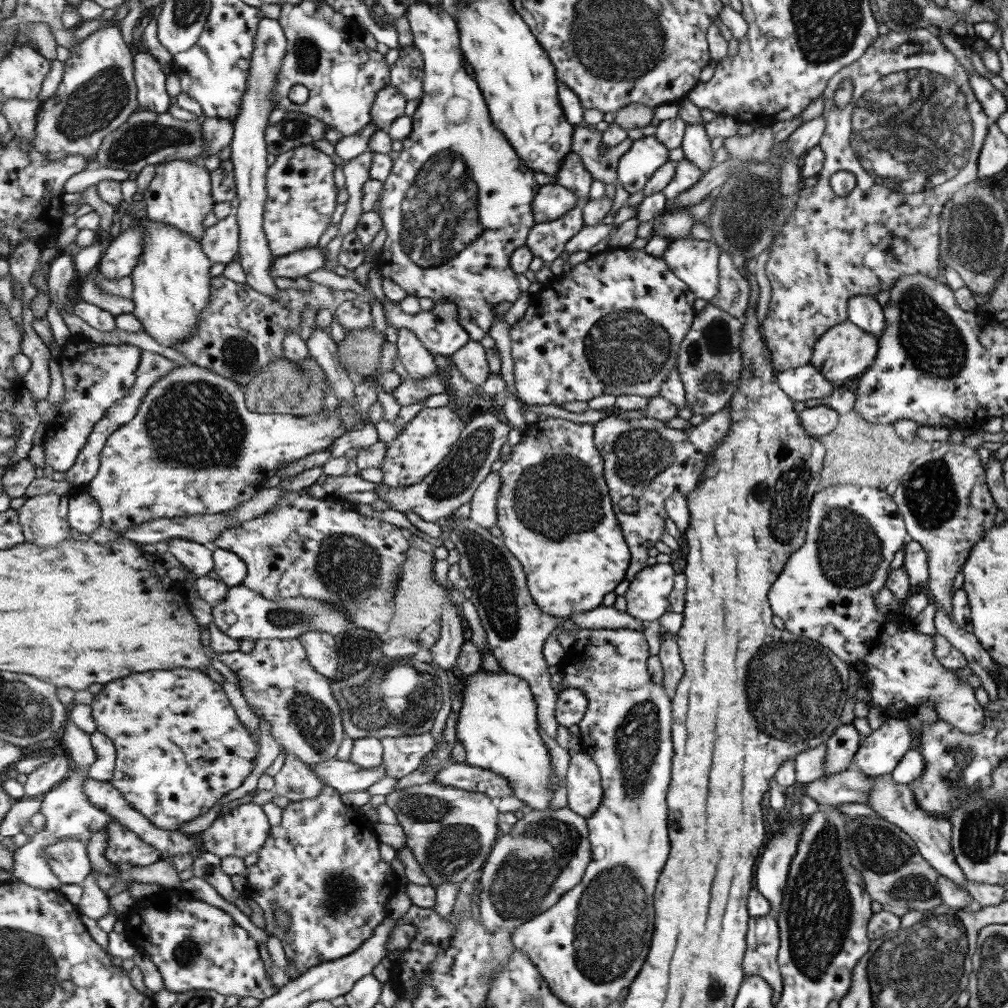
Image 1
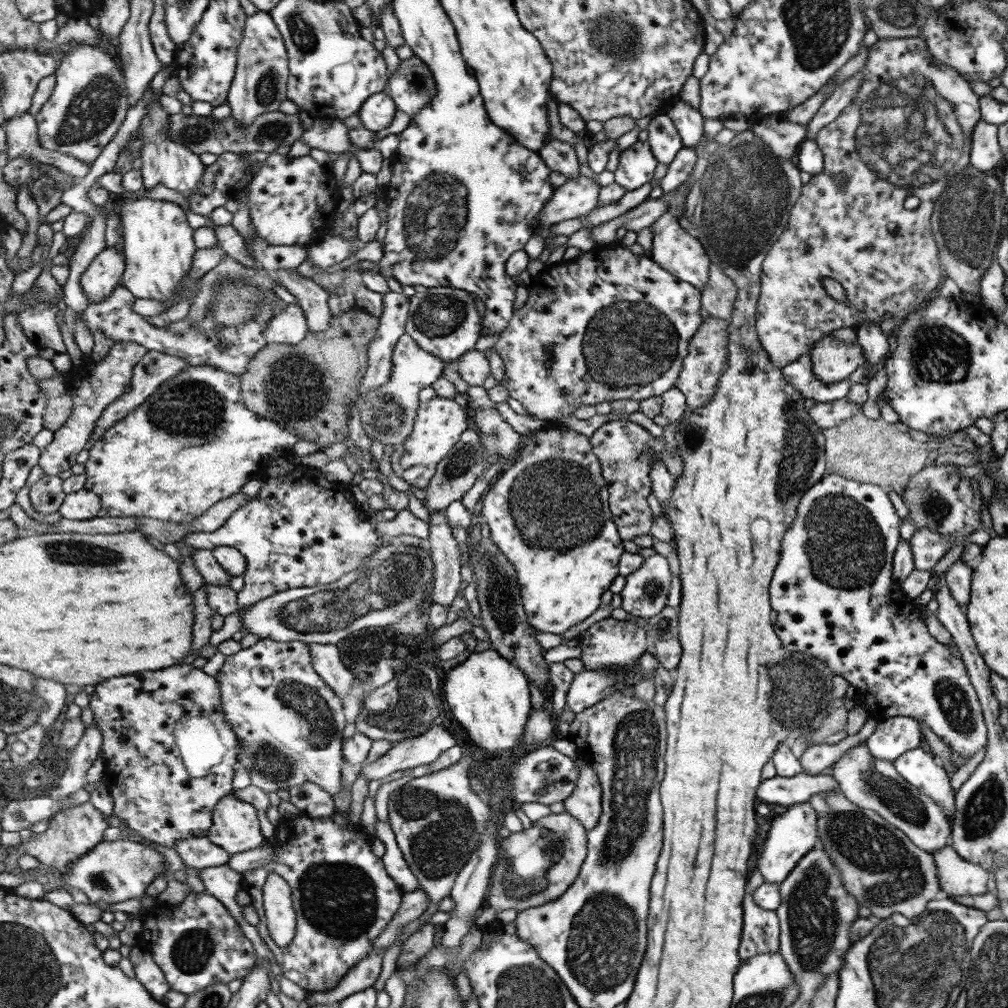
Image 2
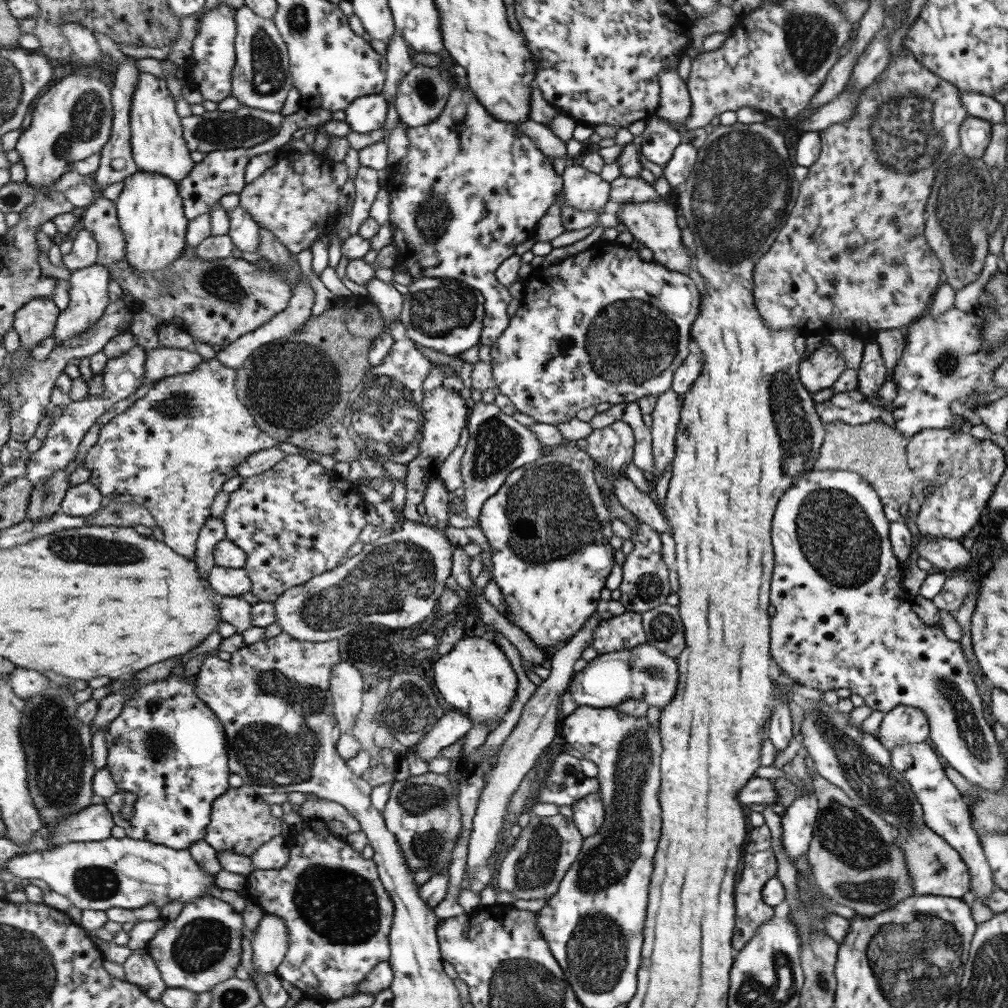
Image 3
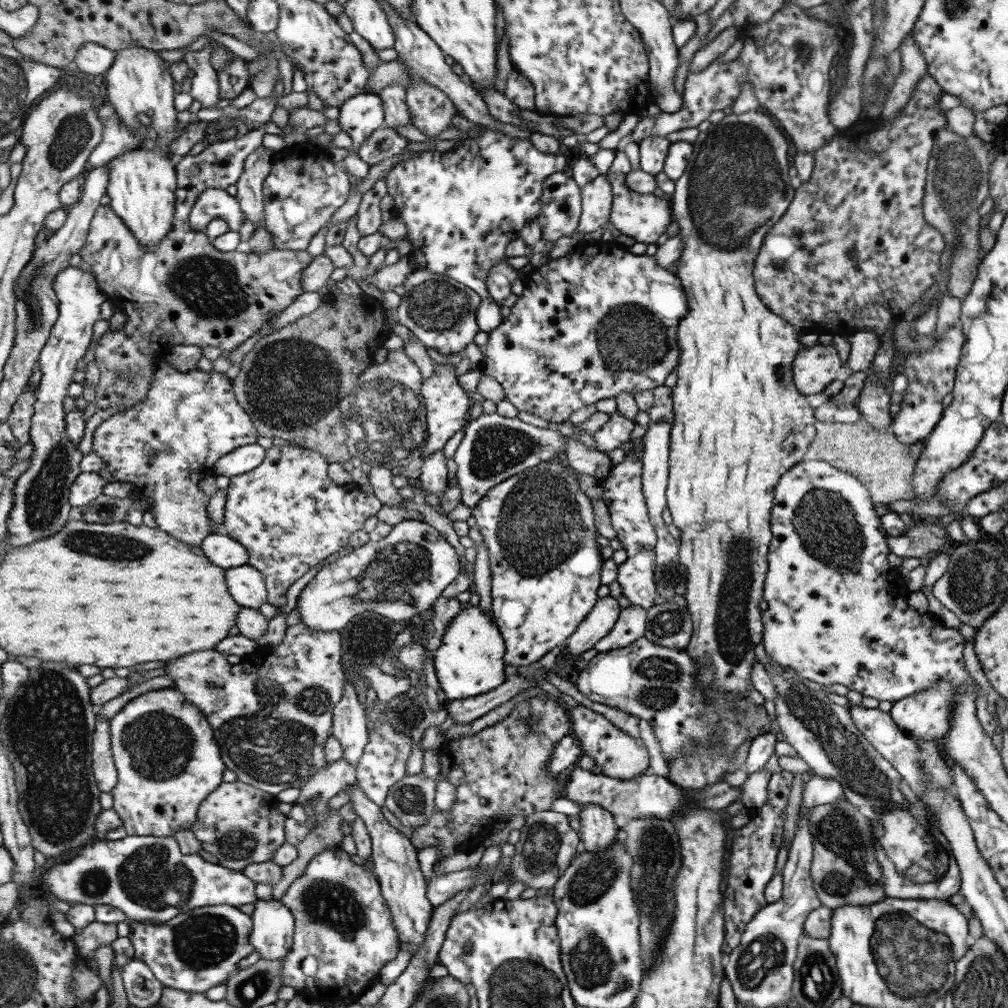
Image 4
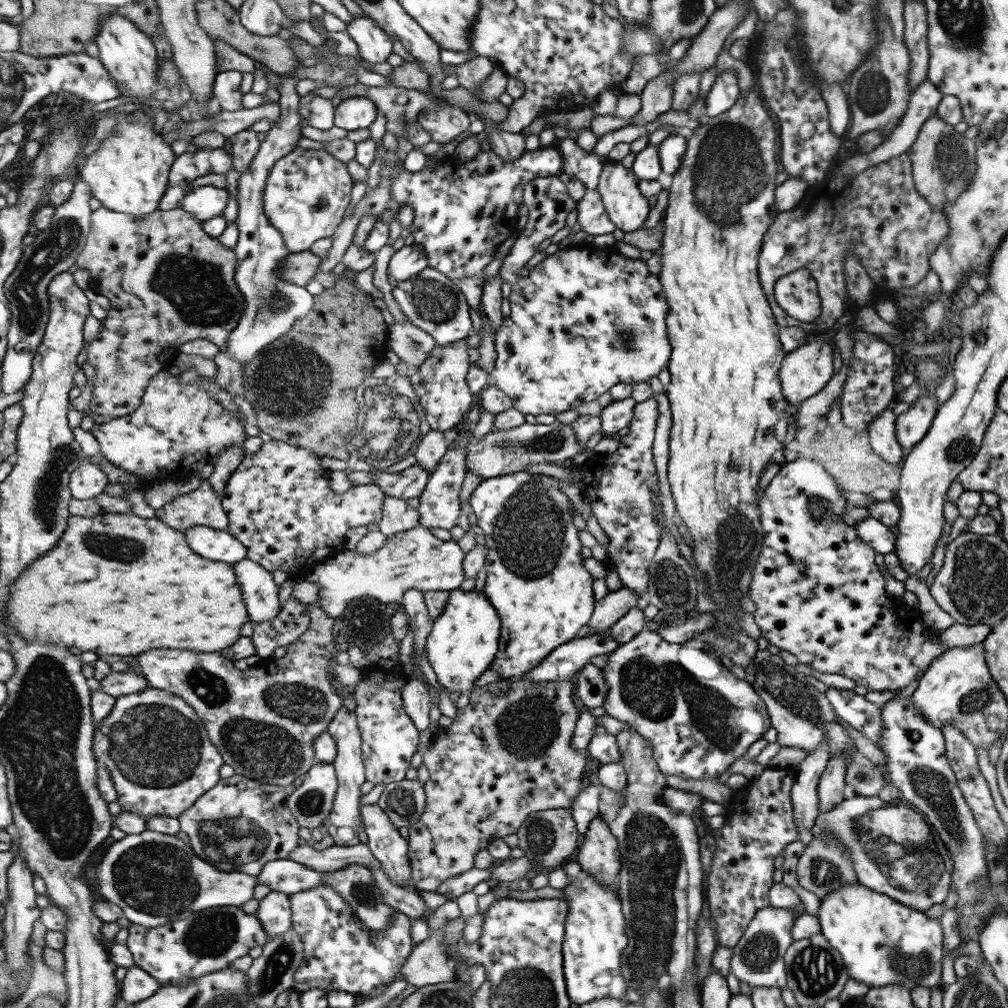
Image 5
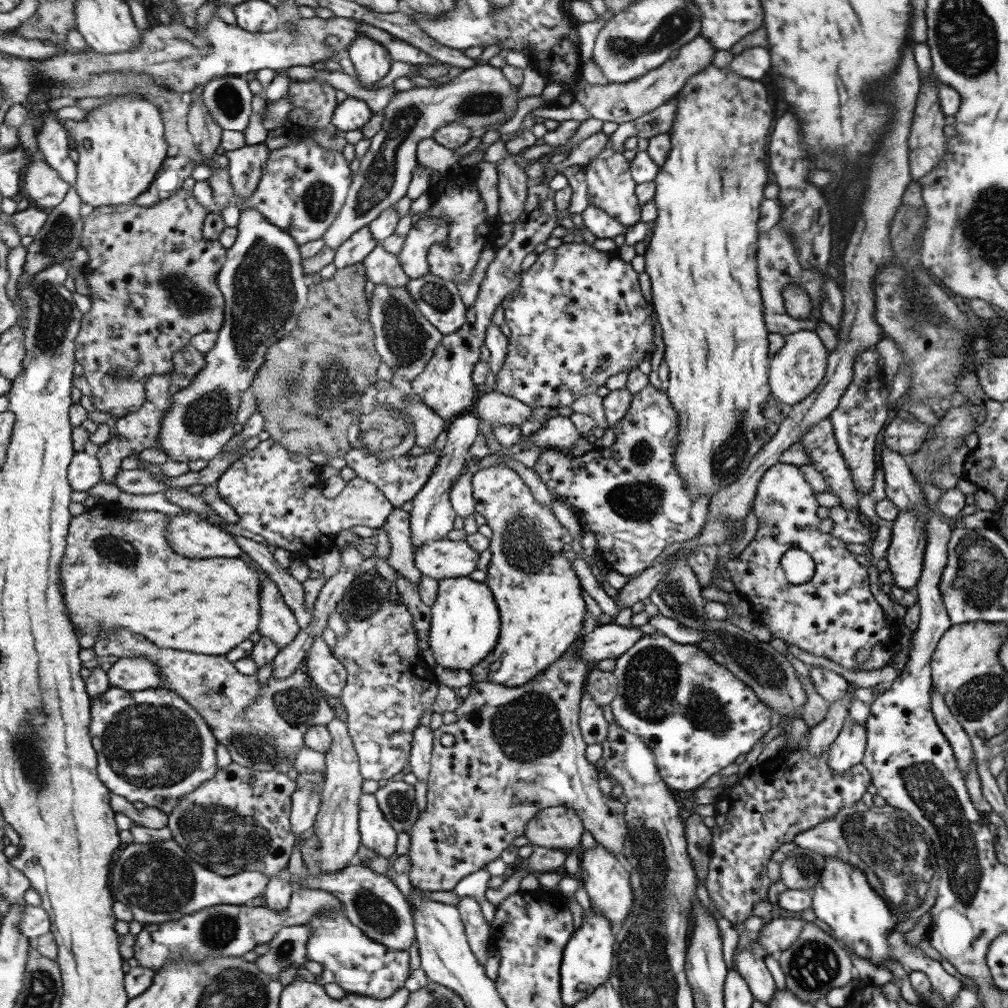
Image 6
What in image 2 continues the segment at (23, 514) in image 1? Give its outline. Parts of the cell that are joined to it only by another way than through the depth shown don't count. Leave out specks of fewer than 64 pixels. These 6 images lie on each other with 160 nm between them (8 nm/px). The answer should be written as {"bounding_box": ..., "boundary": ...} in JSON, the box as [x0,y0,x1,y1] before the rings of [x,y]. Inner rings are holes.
{"bounding_box":[28,476,65,514],"boundary":[[[49,476],[32,484],[28,493],[30,507],[36,513],[53,514],[60,512],[65,502],[64,480],[59,476]]]}

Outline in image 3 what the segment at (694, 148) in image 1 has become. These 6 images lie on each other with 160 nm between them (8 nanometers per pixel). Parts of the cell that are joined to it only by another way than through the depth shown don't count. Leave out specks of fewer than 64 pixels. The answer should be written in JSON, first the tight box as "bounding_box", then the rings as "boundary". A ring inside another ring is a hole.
{"bounding_box":[655,68,690,127],"boundary":[[[675,68],[660,74],[660,100],[655,116],[680,127],[689,116],[690,96]]]}

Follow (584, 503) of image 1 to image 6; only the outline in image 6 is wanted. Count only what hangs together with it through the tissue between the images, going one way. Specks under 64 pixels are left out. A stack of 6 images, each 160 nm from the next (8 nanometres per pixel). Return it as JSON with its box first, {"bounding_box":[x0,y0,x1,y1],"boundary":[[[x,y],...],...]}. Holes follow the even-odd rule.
{"bounding_box":[469,465,589,687],"boundary":[[[502,465],[477,470],[473,475],[473,491],[476,511],[493,531],[490,545],[492,556],[485,581],[492,587],[500,606],[502,630],[500,642],[493,652],[479,665],[473,666],[469,673],[474,683],[496,682],[511,687],[523,686],[563,657],[579,638],[589,614],[583,600],[585,588],[572,565],[572,554],[563,551],[561,536],[566,533],[565,529],[559,524],[551,508],[535,502],[531,488],[515,470]]]}

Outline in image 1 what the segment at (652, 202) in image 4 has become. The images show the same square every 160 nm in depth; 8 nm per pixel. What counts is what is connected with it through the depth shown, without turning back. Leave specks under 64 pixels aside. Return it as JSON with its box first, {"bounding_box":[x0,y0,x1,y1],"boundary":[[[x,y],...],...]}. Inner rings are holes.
{"bounding_box":[661,236,719,300],"boundary":[[[691,236],[672,238],[661,258],[675,272],[676,278],[688,284],[697,298],[709,300],[717,292],[717,263],[719,249],[711,240]]]}

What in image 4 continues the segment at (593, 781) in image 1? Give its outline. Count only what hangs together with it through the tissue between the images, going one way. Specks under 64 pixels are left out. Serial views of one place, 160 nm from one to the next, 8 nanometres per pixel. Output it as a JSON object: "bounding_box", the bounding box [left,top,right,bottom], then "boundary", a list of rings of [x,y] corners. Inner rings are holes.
{"bounding_box":[580,804,621,852],"boundary":[[[583,804],[580,824],[580,837],[589,852],[609,848],[621,833],[612,811],[599,804]]]}

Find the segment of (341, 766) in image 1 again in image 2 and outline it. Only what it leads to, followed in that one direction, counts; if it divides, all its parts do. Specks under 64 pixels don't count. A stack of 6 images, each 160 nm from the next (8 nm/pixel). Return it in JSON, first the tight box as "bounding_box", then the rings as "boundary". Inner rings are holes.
{"bounding_box":[357,725,457,781],"boundary":[[[437,725],[421,736],[398,742],[376,762],[357,768],[368,781],[388,780],[397,770],[409,770],[435,762],[445,750],[457,746],[457,736],[449,728]]]}

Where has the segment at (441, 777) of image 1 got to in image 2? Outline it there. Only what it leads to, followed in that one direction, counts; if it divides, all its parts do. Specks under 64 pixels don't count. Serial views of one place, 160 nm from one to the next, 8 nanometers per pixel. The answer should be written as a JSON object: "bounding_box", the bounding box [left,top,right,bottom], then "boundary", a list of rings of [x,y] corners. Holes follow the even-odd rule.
{"bounding_box":[501,744,580,805],"boundary":[[[547,744],[529,751],[529,753],[521,757],[519,761],[503,767],[501,772],[505,773],[506,770],[511,772],[511,791],[516,802],[540,802],[546,805],[567,800],[576,789],[578,776],[580,775],[580,770],[577,768],[577,764],[575,764],[573,758],[561,754],[561,751],[557,751],[555,748],[548,746]]]}

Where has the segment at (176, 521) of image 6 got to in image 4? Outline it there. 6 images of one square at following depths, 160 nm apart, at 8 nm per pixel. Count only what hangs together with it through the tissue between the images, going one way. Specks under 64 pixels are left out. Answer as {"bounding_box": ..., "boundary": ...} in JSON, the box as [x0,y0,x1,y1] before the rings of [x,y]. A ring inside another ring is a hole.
{"bounding_box":[201,532,250,569],"boundary":[[[223,532],[209,533],[201,547],[205,556],[217,566],[232,569],[249,564],[250,554],[247,548]]]}

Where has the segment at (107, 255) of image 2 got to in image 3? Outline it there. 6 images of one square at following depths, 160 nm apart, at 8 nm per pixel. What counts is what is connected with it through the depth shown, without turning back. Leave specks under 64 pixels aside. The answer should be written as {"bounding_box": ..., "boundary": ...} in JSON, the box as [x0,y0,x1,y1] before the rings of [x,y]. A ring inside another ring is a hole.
{"bounding_box":[54,263,111,348],"boundary":[[[95,263],[81,270],[69,271],[71,272],[69,279],[71,286],[68,290],[69,303],[68,307],[60,312],[54,334],[57,348],[64,342],[79,336],[83,330],[93,328],[104,317],[106,309],[111,304],[111,298],[109,298],[111,270],[108,266]]]}

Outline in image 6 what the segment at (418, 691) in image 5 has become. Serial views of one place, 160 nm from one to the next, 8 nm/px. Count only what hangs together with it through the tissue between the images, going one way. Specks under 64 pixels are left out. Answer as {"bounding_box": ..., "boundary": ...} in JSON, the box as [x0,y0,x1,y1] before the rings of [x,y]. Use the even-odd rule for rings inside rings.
{"bounding_box":[412,725,435,780],"boundary":[[[419,725],[412,742],[412,773],[417,780],[428,780],[430,777],[432,752],[434,749],[435,730],[431,726]]]}

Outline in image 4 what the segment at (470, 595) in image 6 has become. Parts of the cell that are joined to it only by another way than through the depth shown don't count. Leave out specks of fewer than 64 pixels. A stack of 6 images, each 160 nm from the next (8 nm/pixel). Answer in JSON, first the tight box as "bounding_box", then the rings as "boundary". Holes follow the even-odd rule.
{"bounding_box":[433,602,507,703],"boundary":[[[462,602],[461,614],[451,622],[451,628],[447,628],[442,638],[442,645],[433,654],[435,673],[444,703],[489,693],[507,681],[507,662],[504,659],[507,646],[504,635],[493,621],[494,618],[487,616],[478,605],[471,606]]]}

